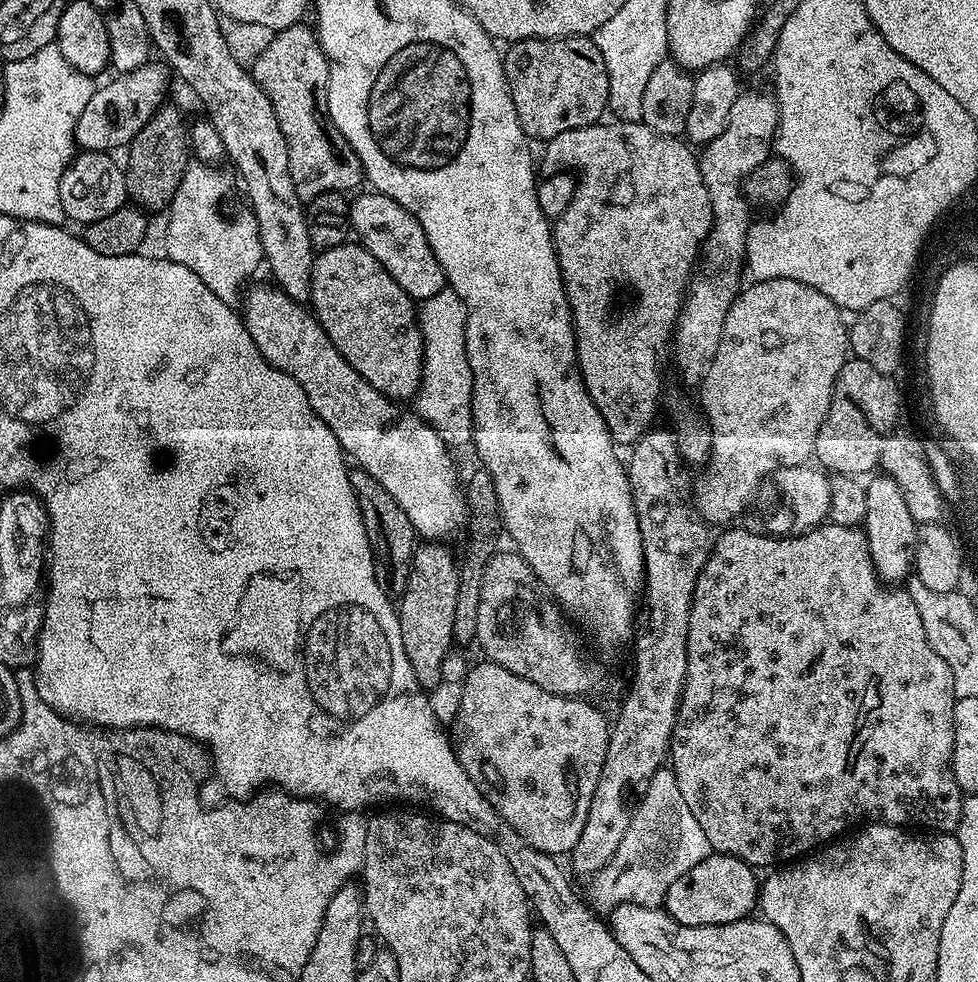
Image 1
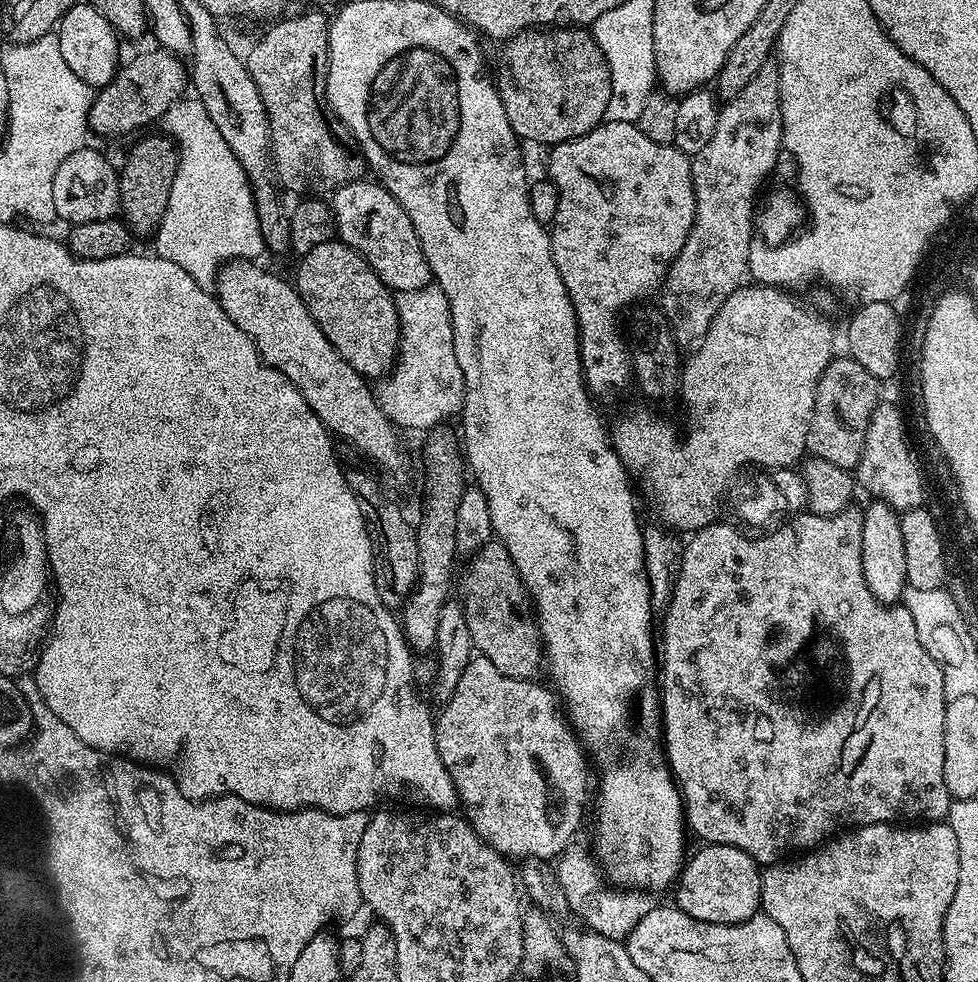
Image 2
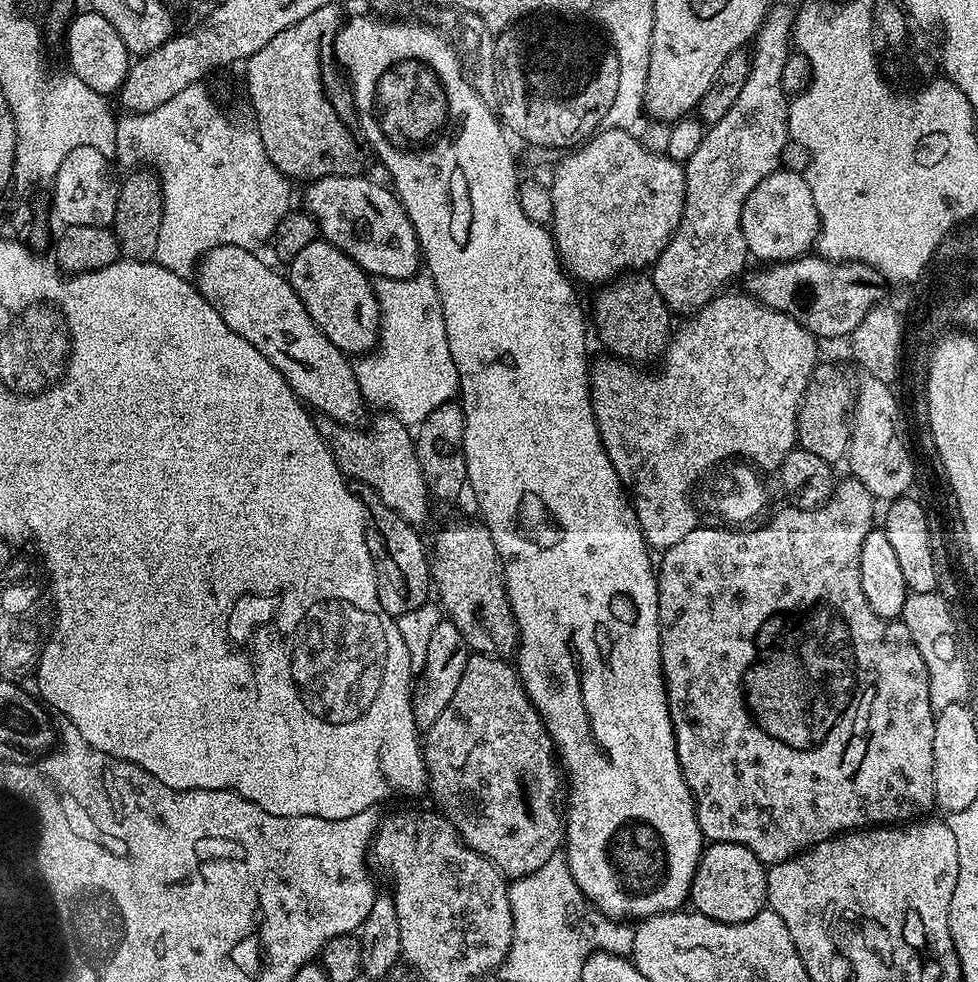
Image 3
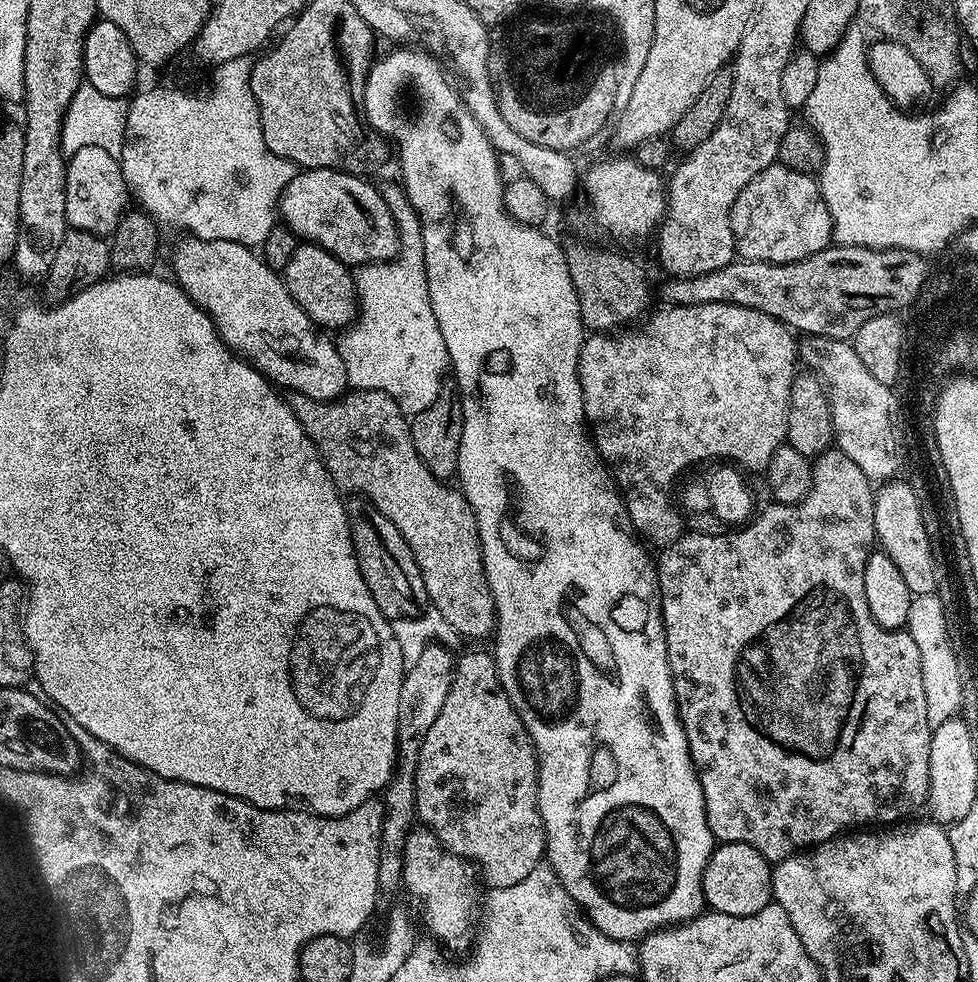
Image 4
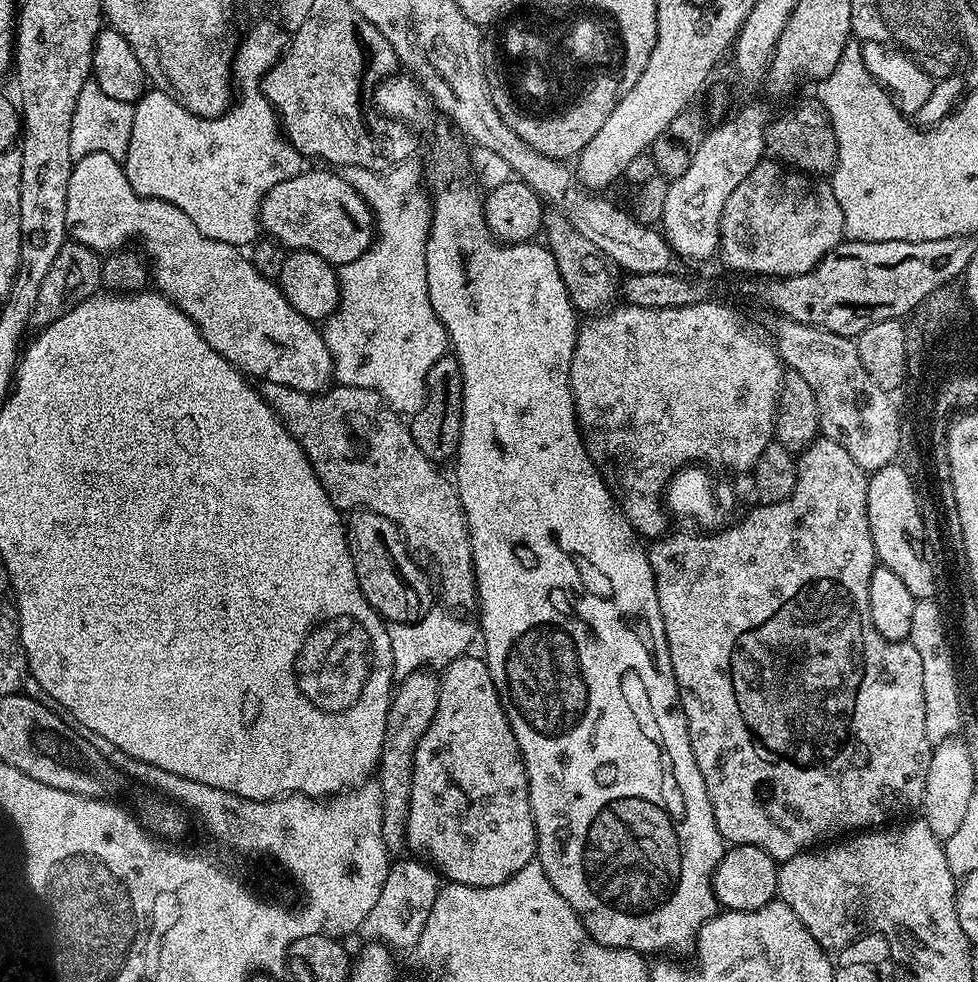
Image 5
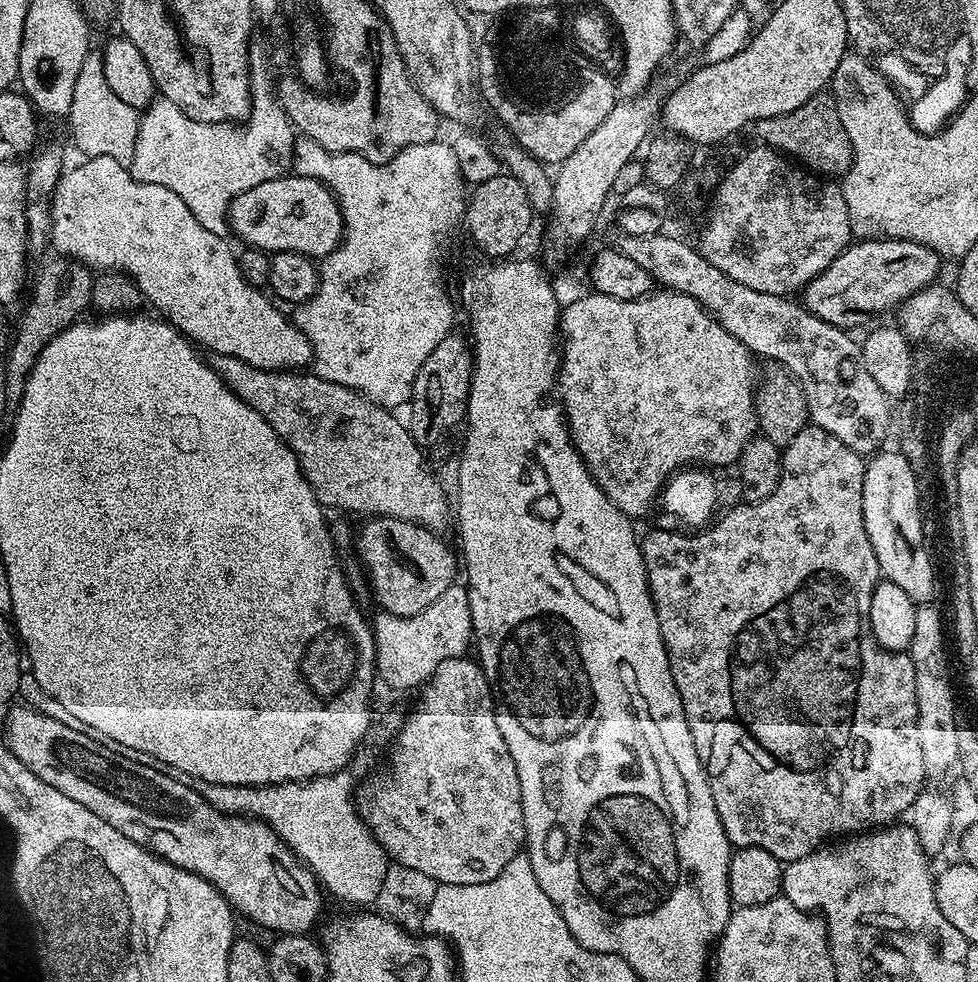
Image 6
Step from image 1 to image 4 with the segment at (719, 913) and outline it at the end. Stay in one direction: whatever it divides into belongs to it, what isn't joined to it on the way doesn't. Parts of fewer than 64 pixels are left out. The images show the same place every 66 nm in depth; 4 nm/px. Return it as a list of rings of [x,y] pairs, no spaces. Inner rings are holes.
[[[742,842],[717,843],[702,874],[702,894],[705,905],[713,912],[731,916],[758,914],[758,910],[773,903],[772,870],[773,865],[762,854],[758,854],[754,846],[746,846]]]

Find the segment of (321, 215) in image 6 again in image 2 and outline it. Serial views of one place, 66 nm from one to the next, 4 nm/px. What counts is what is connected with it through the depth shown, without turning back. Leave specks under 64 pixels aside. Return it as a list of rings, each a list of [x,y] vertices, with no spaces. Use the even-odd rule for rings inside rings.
[[[368,178],[349,180],[331,193],[330,203],[339,240],[359,252],[393,293],[422,290],[430,283],[432,271],[422,254],[418,234],[414,234],[414,222],[383,184],[371,184]]]

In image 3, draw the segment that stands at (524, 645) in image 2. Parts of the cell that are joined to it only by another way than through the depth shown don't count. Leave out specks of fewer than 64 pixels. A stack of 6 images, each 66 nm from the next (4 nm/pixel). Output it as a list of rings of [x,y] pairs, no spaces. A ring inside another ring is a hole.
[[[483,522],[476,524],[452,524],[444,528],[436,536],[436,545],[430,548],[430,580],[434,592],[440,595],[439,607],[443,615],[461,631],[462,638],[473,653],[481,656],[499,656],[508,658],[515,653],[518,643],[516,619],[508,601],[508,591],[504,589],[504,573],[500,556],[496,553],[494,538],[490,538],[490,530]]]

